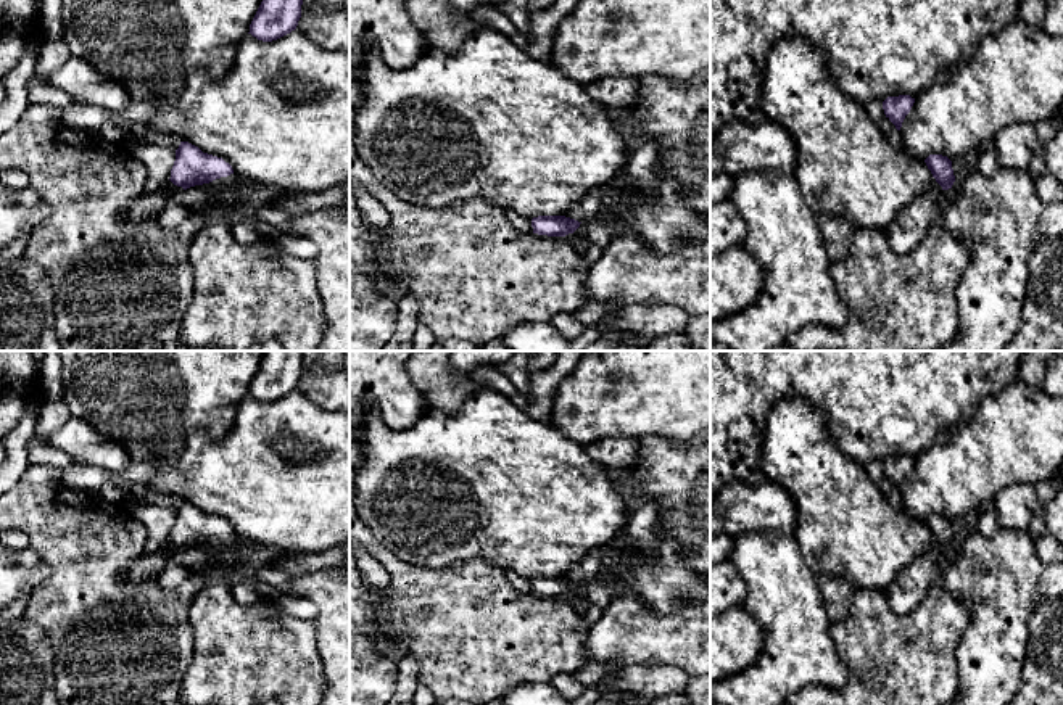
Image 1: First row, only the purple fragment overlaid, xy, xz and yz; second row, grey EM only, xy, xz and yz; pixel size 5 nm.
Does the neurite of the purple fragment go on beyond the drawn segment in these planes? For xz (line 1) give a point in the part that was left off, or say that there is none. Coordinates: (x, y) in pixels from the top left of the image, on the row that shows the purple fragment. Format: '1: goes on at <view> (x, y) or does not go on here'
1: goes on at xz (588, 208)

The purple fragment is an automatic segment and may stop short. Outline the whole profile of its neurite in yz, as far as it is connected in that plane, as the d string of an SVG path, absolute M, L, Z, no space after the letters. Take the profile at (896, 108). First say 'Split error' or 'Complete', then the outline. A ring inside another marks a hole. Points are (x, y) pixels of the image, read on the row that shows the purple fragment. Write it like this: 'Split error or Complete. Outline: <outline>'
Complete. Outline: M910 95L887 97L883 101L886 118L900 130L905 116L910 113L915 98Z

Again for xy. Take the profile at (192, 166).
Split error. Outline: M180 142L169 180L184 188L177 200L188 212L208 216L214 198L222 190L234 187L238 177L222 158L203 153L188 142Z

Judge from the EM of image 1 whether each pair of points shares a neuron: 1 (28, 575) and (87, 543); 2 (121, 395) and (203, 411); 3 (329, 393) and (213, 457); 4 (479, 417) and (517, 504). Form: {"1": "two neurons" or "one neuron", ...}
{"1": "two neurons", "2": "one neuron", "3": "two neurons", "4": "one neuron"}

